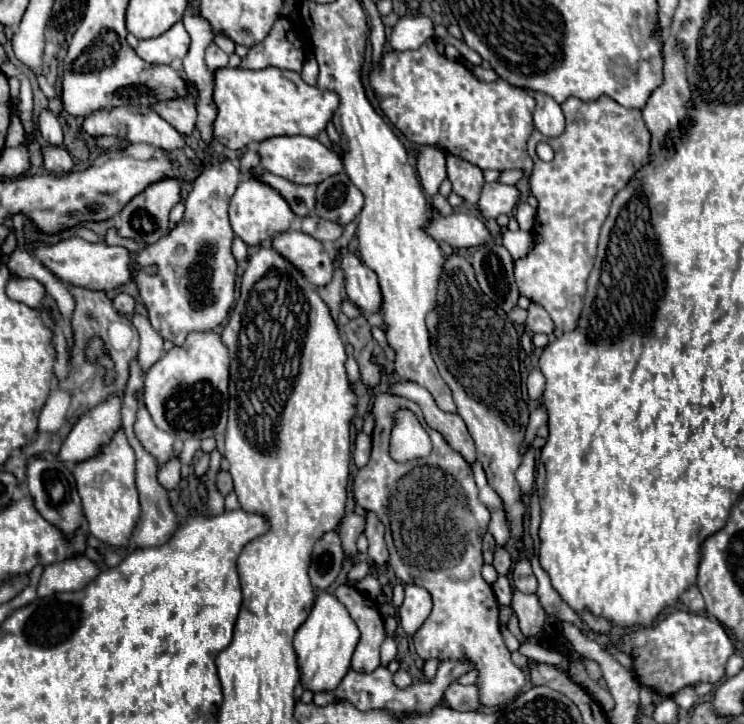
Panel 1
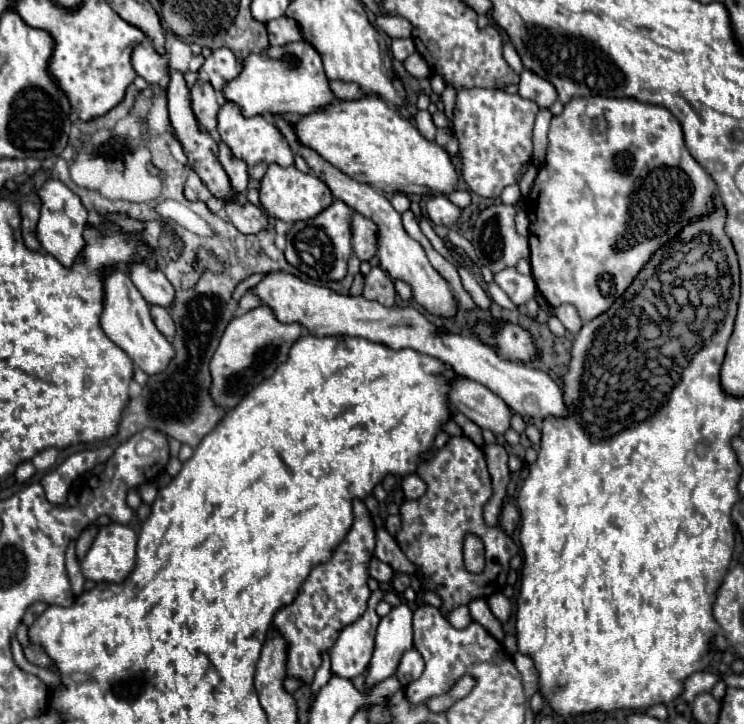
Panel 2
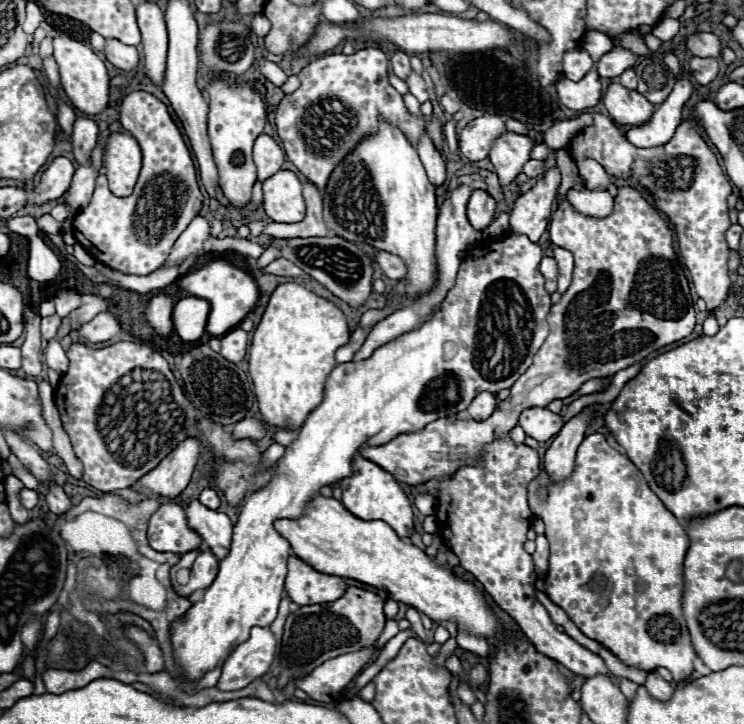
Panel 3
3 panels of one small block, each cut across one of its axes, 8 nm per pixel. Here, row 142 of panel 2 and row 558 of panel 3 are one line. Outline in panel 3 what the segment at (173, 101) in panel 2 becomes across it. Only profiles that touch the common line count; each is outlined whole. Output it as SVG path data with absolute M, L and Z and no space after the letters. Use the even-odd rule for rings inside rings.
M196 548L192 552L186 552L180 556L180 562L172 568L174 590L180 596L190 596L196 590L208 588L214 582L216 572L218 572L218 558L212 554L210 548ZM182 568L190 570L190 580L186 584L176 582L176 572Z

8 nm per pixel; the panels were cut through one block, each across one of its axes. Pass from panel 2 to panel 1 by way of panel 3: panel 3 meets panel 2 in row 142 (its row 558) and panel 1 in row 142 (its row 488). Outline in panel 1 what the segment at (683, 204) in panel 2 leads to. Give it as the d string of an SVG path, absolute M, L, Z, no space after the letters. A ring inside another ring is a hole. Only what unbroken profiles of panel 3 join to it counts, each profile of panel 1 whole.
M610 96L592 102L568 98L562 112L566 118L564 134L544 138L534 130L528 140L528 154L534 160L530 190L538 200L538 210L532 228L534 248L526 258L516 260L514 274L520 294L544 306L558 330L572 332L582 312L600 228L614 196L650 162L650 132L640 110L624 108ZM540 140L552 146L552 162L542 162L536 156L534 148Z

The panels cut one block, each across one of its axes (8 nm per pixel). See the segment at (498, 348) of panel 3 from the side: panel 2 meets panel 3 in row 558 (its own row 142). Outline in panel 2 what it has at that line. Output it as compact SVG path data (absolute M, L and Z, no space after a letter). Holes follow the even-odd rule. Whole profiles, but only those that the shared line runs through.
M226 100L222 106L220 106L220 112L216 116L218 120L218 134L220 134L220 140L232 150L232 154L240 160L244 160L248 164L248 172L250 172L250 178L252 180L262 180L268 164L276 162L280 166L294 166L294 152L292 148L288 146L286 138L282 136L282 132L278 130L278 126L274 122L270 122L266 116L250 116L246 118L242 114L242 110L238 108L238 104Z

